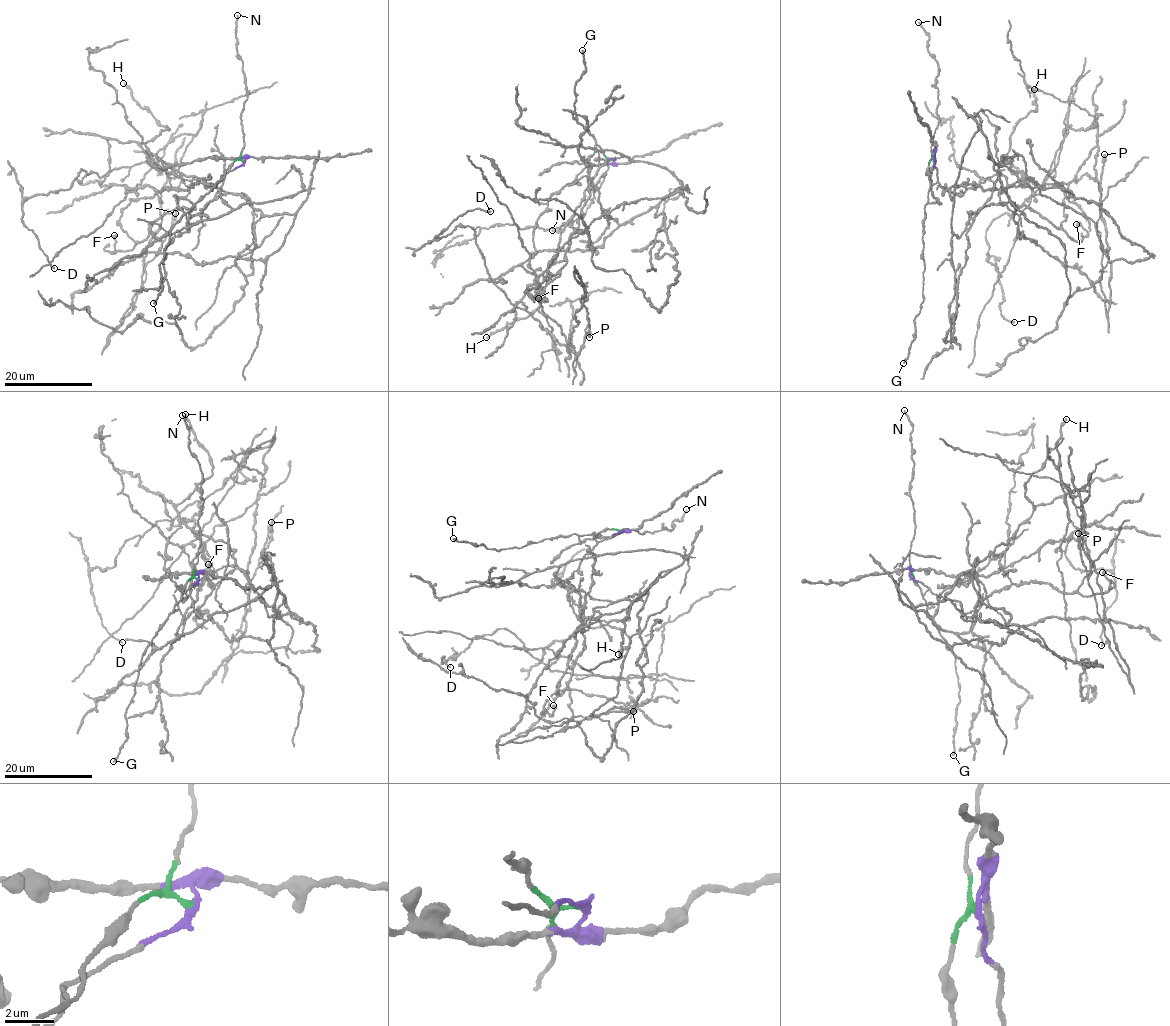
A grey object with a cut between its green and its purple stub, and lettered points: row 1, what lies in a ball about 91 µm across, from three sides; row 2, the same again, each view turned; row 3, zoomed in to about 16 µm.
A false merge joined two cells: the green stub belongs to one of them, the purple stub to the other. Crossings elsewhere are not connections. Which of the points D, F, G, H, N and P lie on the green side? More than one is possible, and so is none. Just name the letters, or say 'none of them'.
G, N

